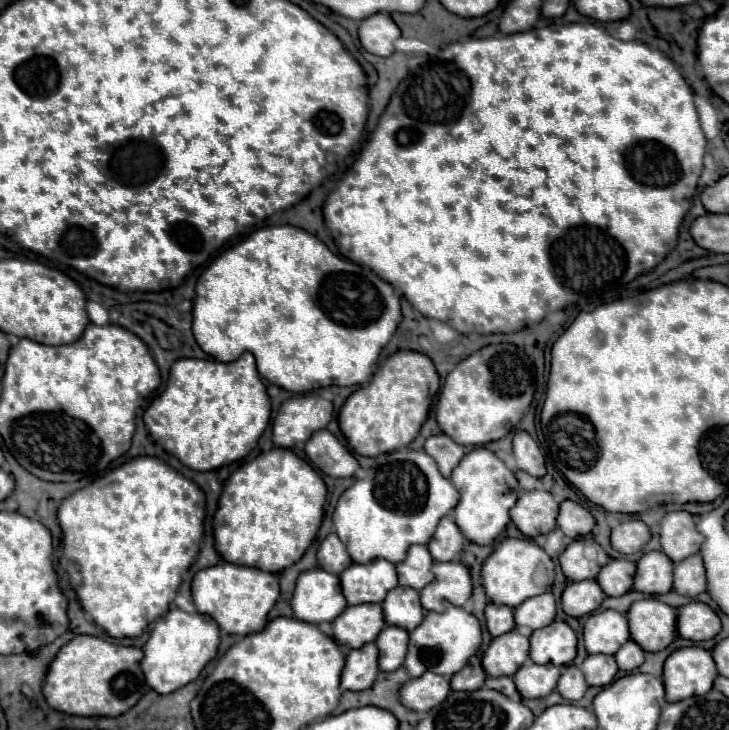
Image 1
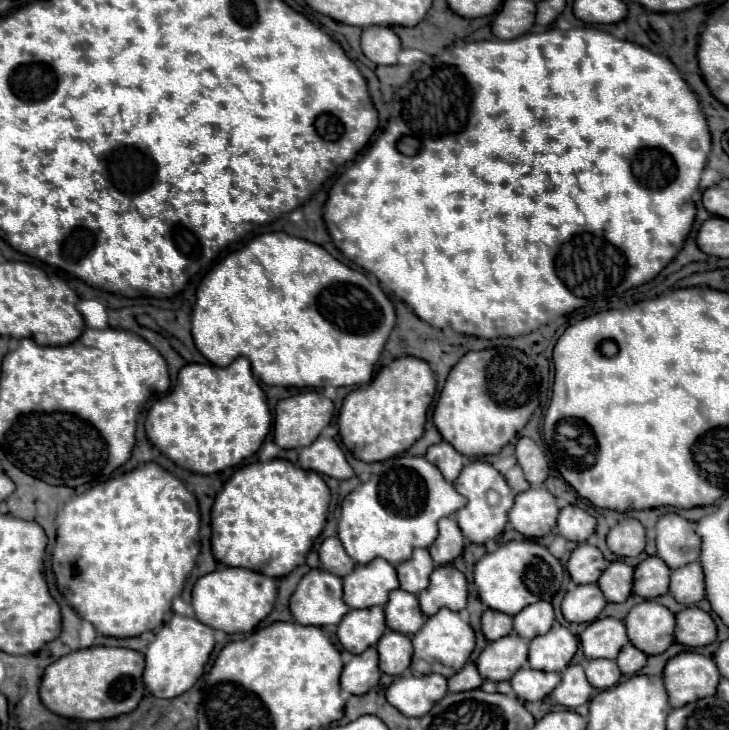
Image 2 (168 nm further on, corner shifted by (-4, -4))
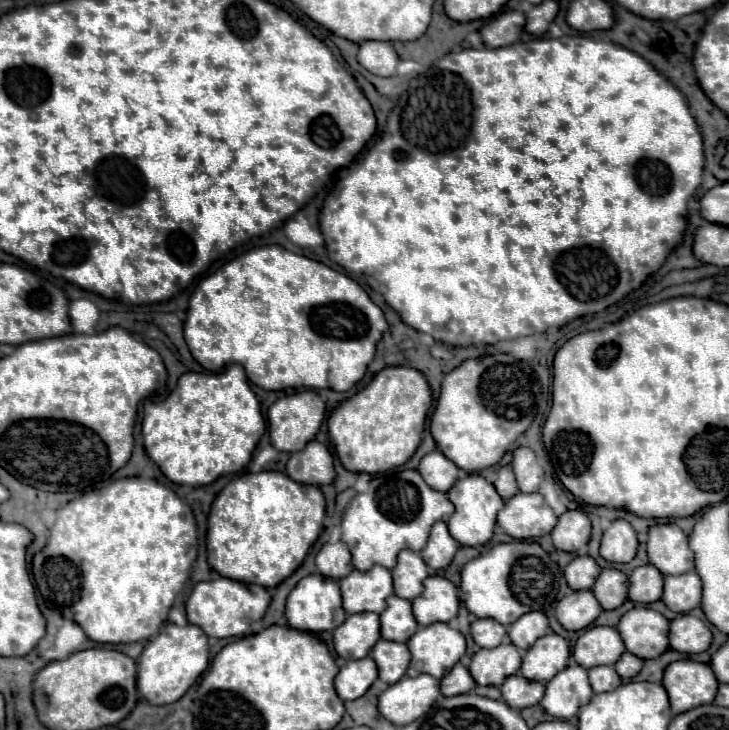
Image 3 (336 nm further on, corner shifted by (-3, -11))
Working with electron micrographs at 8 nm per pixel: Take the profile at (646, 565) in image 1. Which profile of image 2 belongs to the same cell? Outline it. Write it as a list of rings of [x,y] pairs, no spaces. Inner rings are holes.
[[[649,556],[635,568],[633,592],[643,598],[663,596],[669,592],[669,576],[671,568],[667,568],[659,556]]]

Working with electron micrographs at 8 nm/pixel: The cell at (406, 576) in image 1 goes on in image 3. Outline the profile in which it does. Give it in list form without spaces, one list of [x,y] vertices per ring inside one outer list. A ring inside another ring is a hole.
[[[400,551],[398,563],[392,569],[394,579],[394,595],[402,599],[416,599],[422,593],[422,581],[428,577],[428,567],[422,563],[422,557],[414,551]]]

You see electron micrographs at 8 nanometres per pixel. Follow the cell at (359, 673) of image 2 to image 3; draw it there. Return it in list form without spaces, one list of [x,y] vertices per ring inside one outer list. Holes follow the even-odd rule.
[[[364,657],[358,661],[348,661],[336,675],[334,687],[343,702],[352,701],[362,697],[366,689],[376,681],[376,677],[378,677],[378,671],[376,671],[374,659]]]

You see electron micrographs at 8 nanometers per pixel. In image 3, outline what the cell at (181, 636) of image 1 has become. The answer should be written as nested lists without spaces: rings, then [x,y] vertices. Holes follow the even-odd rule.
[[[164,623],[160,633],[148,641],[148,645],[144,647],[144,651],[138,659],[138,691],[150,705],[174,703],[196,683],[196,679],[204,673],[206,667],[208,667],[208,637],[206,637],[206,633],[196,625],[180,627],[174,623]]]

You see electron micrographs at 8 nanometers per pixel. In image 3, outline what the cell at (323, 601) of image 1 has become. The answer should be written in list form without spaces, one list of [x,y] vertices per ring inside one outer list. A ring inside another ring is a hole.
[[[308,575],[298,581],[298,585],[292,589],[286,601],[286,619],[290,627],[298,631],[310,631],[310,633],[320,633],[320,631],[334,631],[338,625],[344,623],[346,611],[342,609],[342,597],[340,597],[340,587],[334,579],[326,579],[324,575]]]

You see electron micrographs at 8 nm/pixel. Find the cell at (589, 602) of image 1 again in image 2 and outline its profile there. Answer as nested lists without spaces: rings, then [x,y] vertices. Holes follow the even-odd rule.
[[[583,584],[565,594],[561,612],[567,622],[593,622],[605,604],[607,600],[597,584]]]

